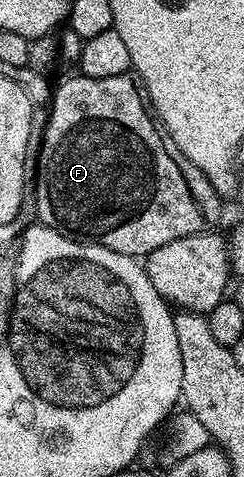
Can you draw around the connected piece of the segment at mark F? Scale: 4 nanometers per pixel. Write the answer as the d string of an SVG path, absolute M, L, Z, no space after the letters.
M78 73L76 77L59 83L51 94L49 121L46 122L45 132L39 139L41 151L37 154L36 221L42 226L50 226L52 230L57 230L60 234L67 234L103 248L111 248L111 252L126 254L138 260L144 259L157 248L163 248L165 244L171 244L173 240L179 240L183 236L212 231L216 227L213 225L221 218L223 200L215 192L211 180L207 180L207 176L203 176L203 172L199 172L199 168L195 168L195 164L191 164L191 160L187 160L187 156L183 156L183 152L179 152L175 140L171 140L169 133L159 125L153 103L139 85L138 79L129 74L107 78L88 78L85 74Z

